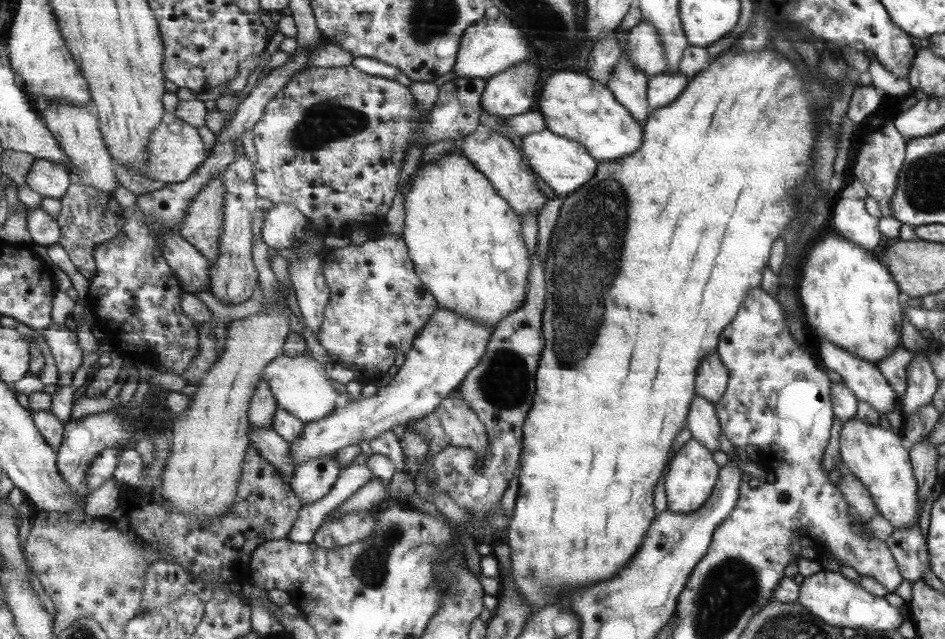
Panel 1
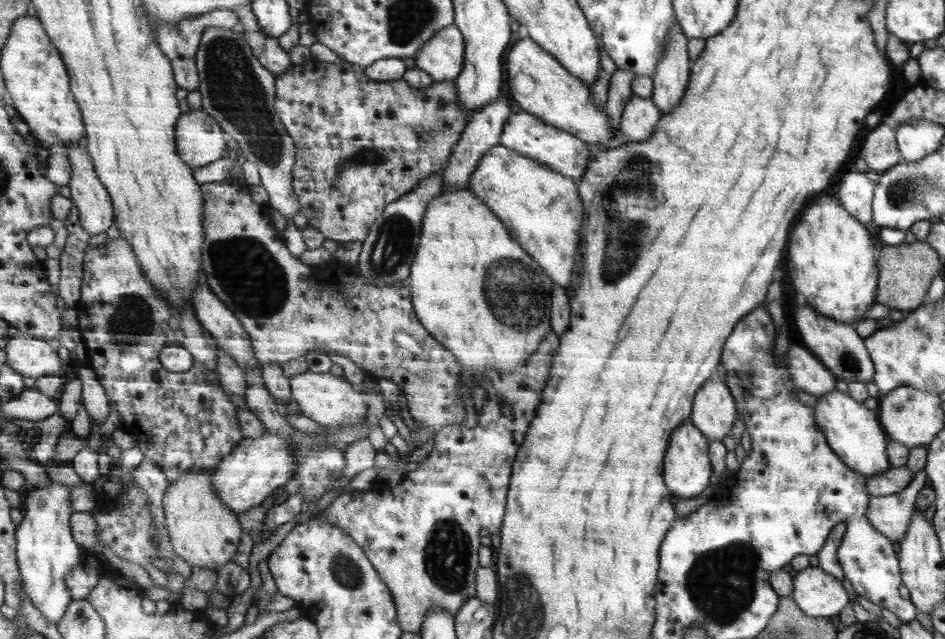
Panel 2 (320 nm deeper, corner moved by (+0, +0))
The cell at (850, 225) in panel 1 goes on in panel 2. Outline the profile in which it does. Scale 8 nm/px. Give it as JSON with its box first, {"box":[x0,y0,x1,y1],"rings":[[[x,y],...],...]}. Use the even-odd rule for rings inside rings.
{"box":[836,168,876,224],"rings":[[[852,168],[840,175],[836,187],[836,198],[844,209],[861,224],[869,223],[872,220],[872,196],[876,184],[865,176],[865,172],[857,172]]]}

